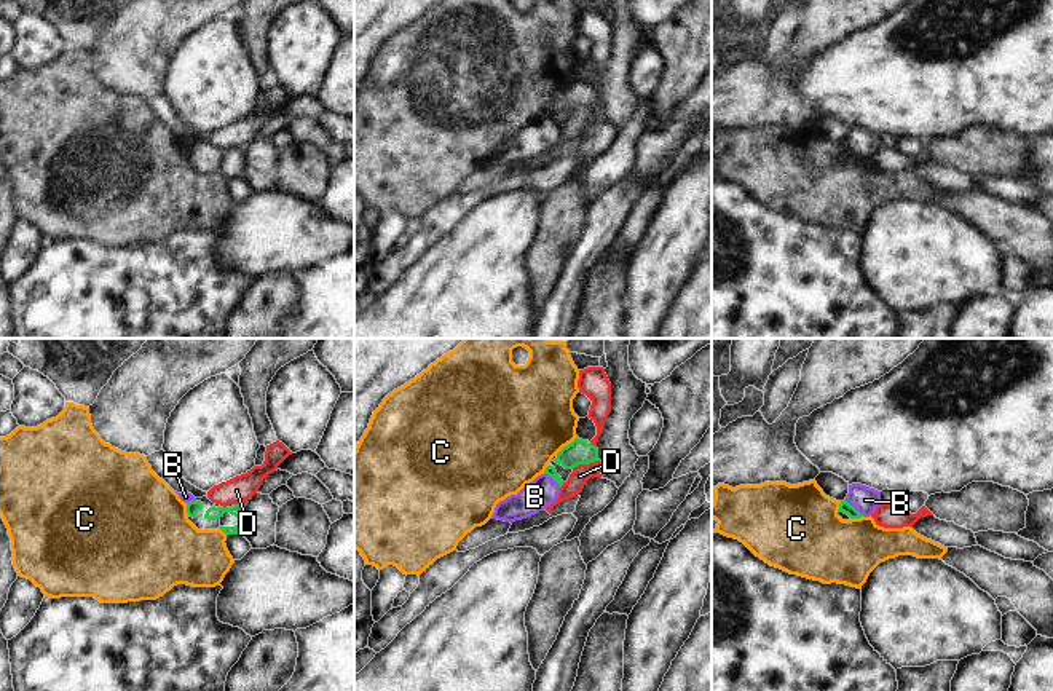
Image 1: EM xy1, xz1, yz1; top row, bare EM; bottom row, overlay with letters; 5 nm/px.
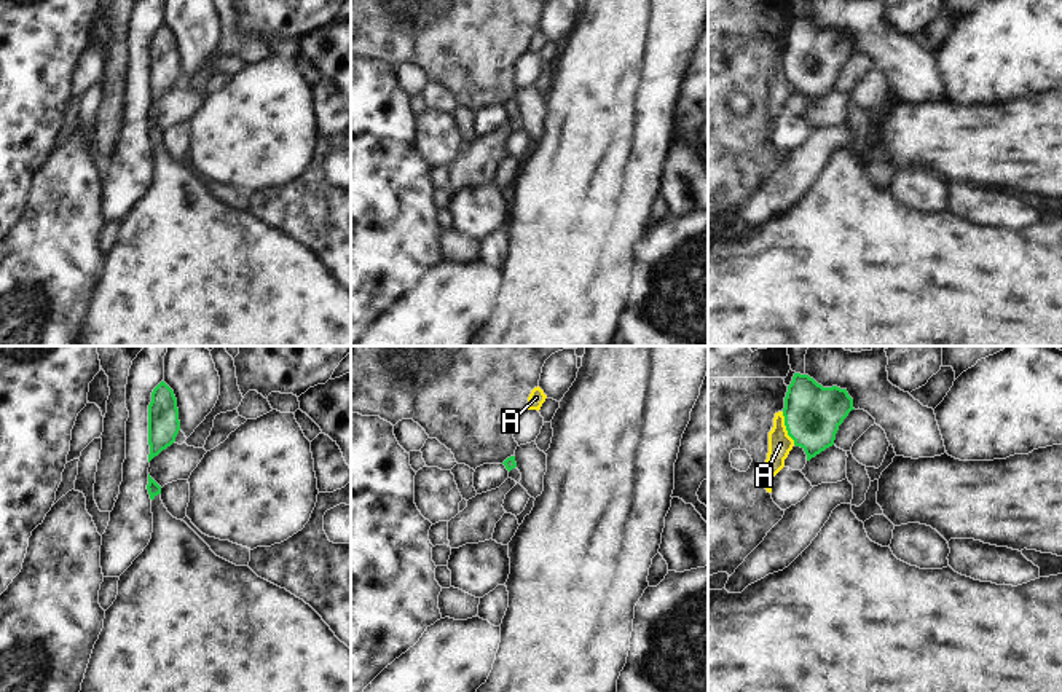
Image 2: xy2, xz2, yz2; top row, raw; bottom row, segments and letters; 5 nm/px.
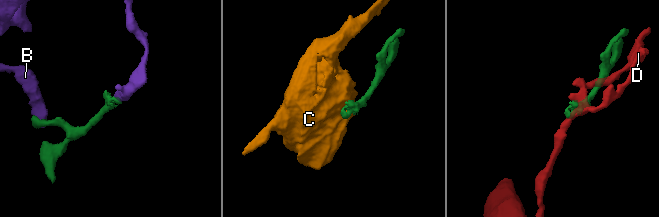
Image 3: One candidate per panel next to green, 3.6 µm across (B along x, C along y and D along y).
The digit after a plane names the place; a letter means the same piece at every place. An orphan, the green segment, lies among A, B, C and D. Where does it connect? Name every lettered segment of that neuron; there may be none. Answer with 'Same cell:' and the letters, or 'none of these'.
Same cell: none of these.

